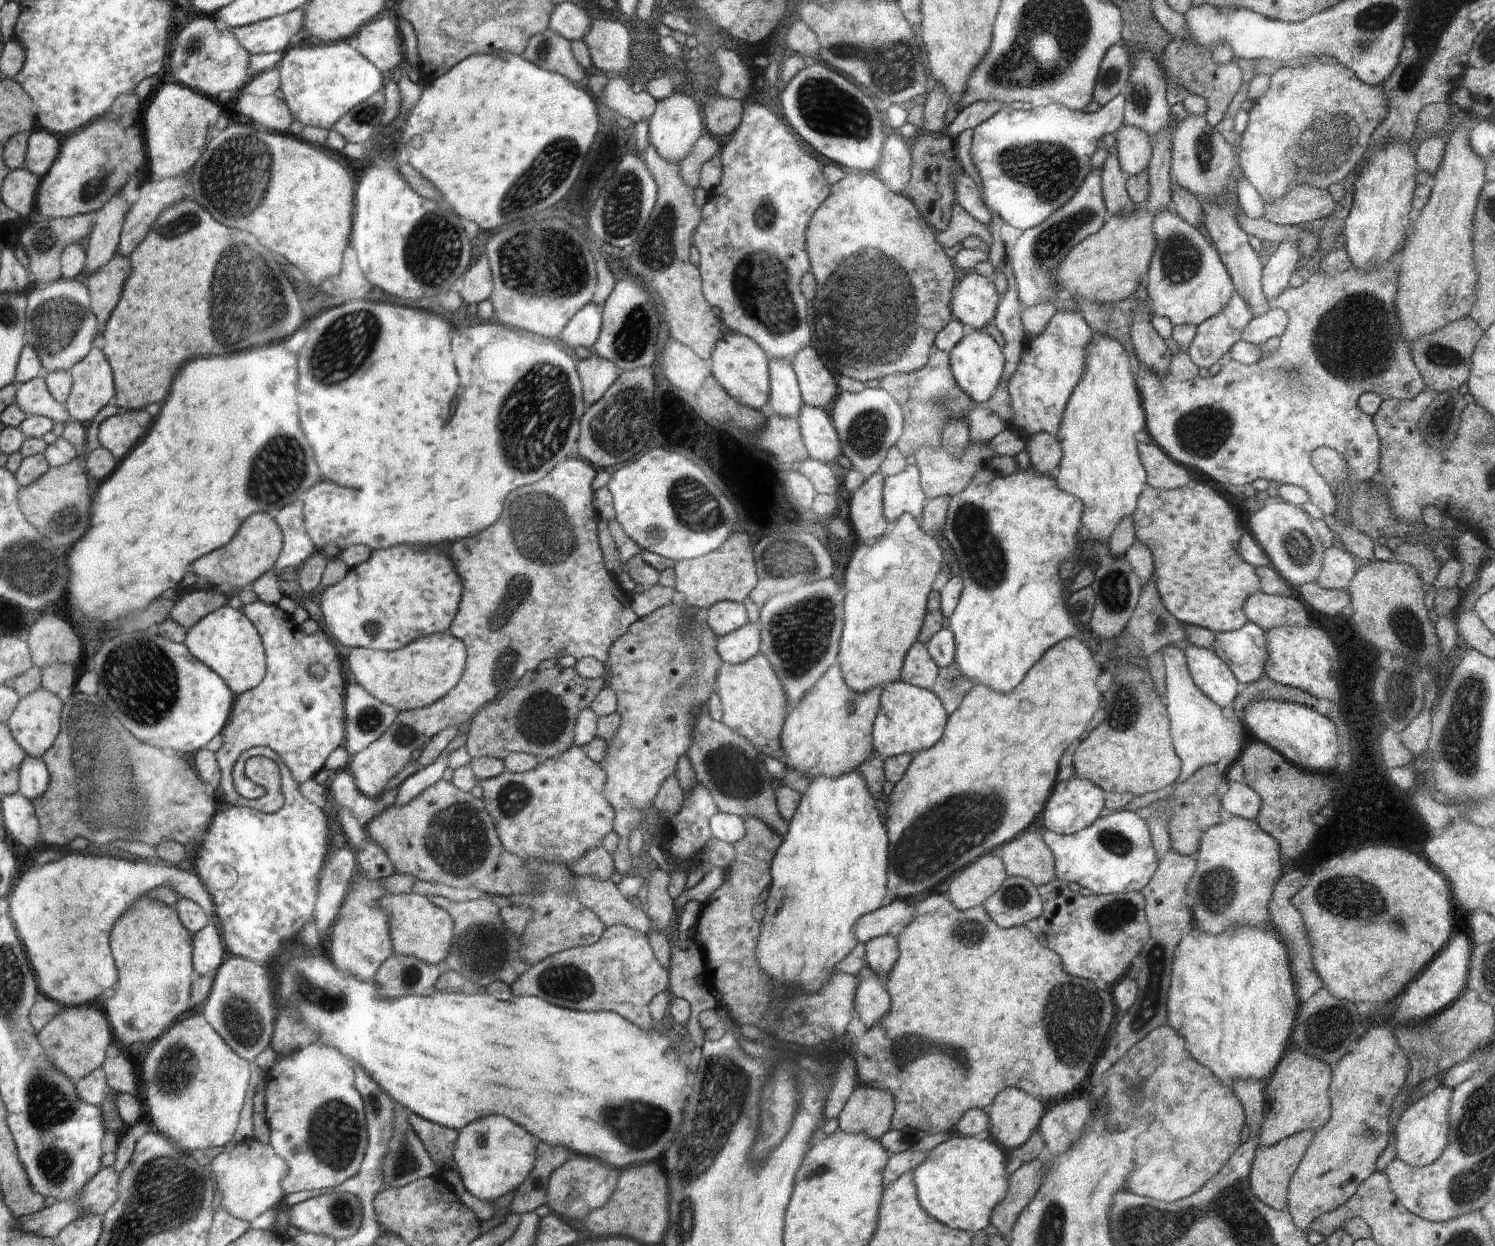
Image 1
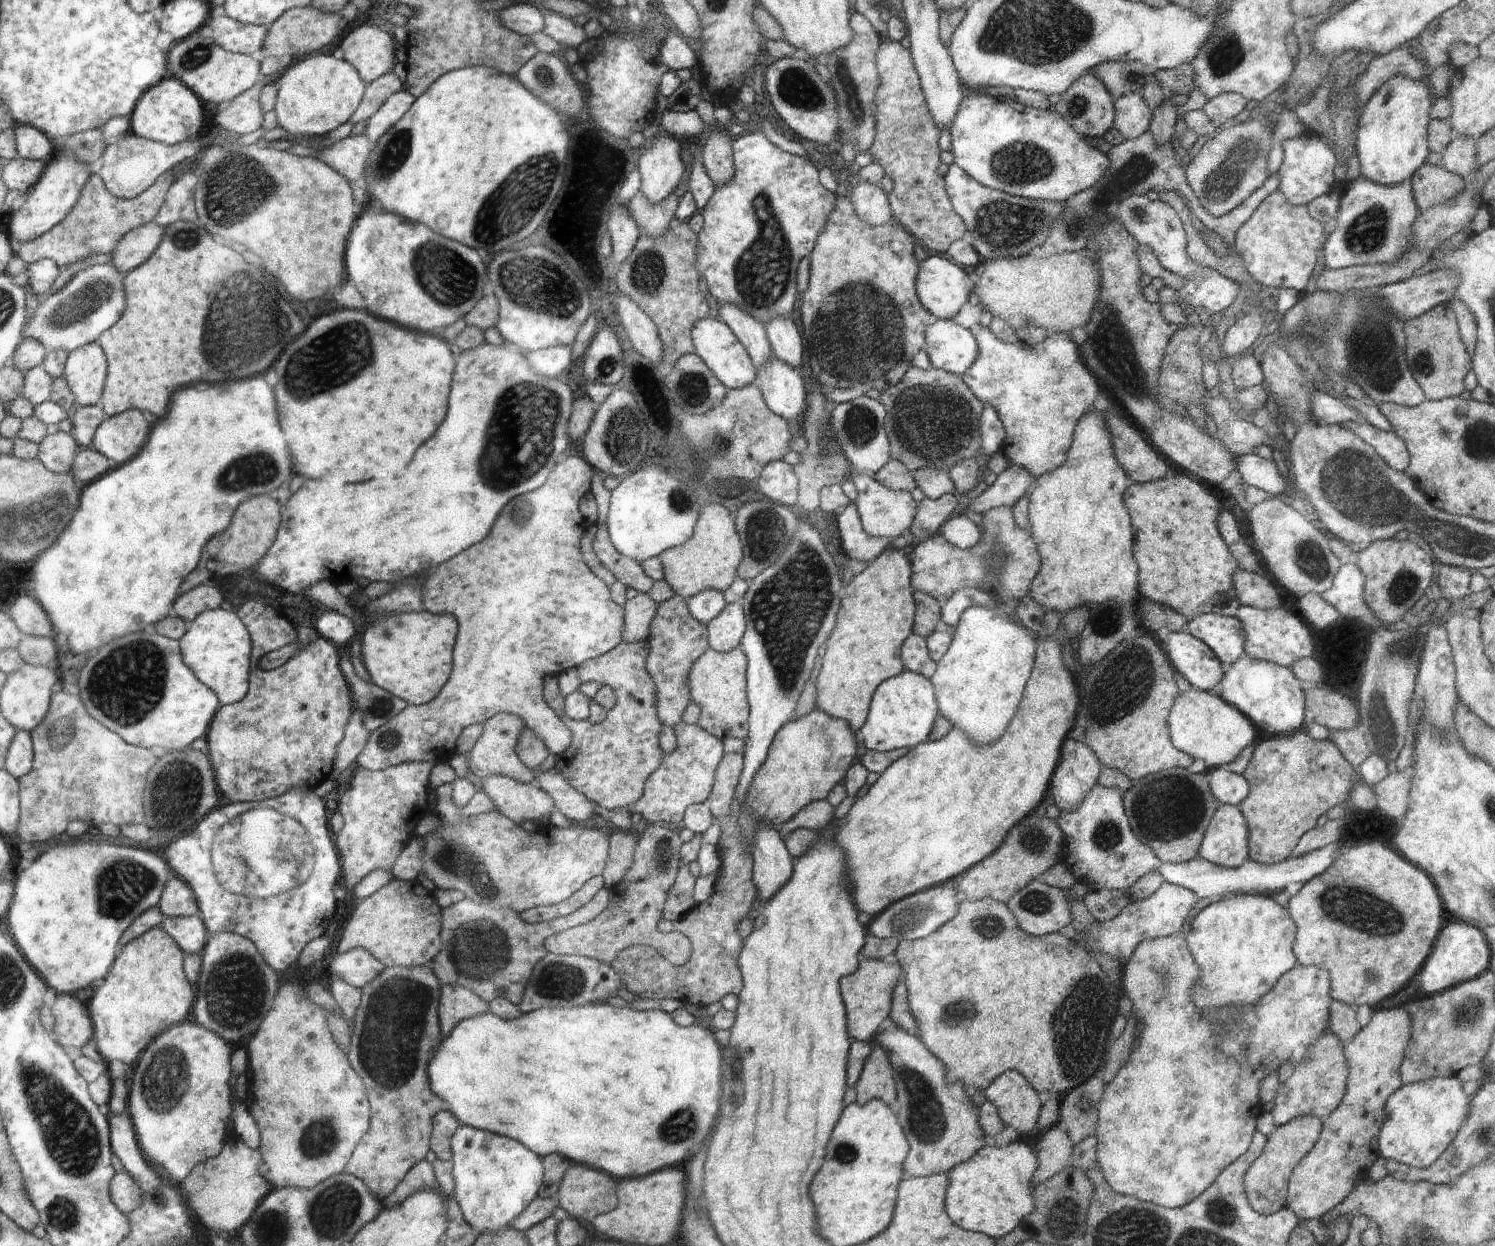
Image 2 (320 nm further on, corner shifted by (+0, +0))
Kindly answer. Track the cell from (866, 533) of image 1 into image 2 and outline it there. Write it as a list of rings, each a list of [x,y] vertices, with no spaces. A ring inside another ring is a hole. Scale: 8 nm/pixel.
[[[854,503],[844,507],[842,514],[837,514],[840,530],[841,547],[849,559],[856,558],[871,563],[891,544],[892,539],[872,537],[863,528],[860,512]]]

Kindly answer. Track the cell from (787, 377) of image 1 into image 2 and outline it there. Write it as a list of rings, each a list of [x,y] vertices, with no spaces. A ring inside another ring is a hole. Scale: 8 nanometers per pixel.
[[[732,303],[714,305],[715,315],[730,326],[743,347],[747,349],[756,368],[762,366],[762,363],[772,356],[765,326]]]

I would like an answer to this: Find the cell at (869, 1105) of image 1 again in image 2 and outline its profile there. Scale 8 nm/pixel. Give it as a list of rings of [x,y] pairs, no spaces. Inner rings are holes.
[[[875,1045],[855,1087],[858,1104],[870,1103],[872,1099],[883,1100],[886,1104],[895,1103],[898,1089],[895,1087],[894,1069],[891,1067],[891,1053]]]

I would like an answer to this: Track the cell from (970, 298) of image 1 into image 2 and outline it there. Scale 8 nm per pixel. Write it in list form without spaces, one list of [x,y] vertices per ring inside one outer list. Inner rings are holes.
[[[927,256],[919,264],[916,286],[920,302],[937,319],[952,318],[966,302],[973,282],[956,263],[940,256]]]

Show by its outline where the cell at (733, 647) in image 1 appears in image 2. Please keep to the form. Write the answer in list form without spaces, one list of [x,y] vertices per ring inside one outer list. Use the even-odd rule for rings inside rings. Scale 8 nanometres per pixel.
[[[741,601],[728,603],[720,614],[707,624],[707,640],[713,651],[728,652],[741,644],[747,628],[746,612]]]

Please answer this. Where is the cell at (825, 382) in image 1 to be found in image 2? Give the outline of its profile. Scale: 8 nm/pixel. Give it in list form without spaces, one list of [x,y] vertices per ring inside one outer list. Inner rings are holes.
[[[789,317],[772,319],[765,324],[766,334],[770,343],[771,354],[778,357],[796,370],[802,370],[803,336]]]

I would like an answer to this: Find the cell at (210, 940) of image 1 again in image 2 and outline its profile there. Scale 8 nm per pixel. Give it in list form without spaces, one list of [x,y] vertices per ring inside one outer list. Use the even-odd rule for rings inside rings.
[[[165,916],[160,926],[188,954],[200,953],[206,946],[206,927],[196,916]]]

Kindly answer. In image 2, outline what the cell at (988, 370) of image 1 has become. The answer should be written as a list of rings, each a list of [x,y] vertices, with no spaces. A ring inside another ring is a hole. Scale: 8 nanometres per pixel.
[[[936,319],[926,332],[926,347],[931,366],[963,376],[978,358],[975,336],[962,325]]]

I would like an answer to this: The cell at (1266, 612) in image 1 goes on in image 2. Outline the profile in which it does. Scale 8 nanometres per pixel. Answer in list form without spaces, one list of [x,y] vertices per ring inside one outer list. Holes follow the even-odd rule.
[[[1239,568],[1233,574],[1233,584],[1240,605],[1250,605],[1261,609],[1281,606],[1275,586],[1264,575]]]

